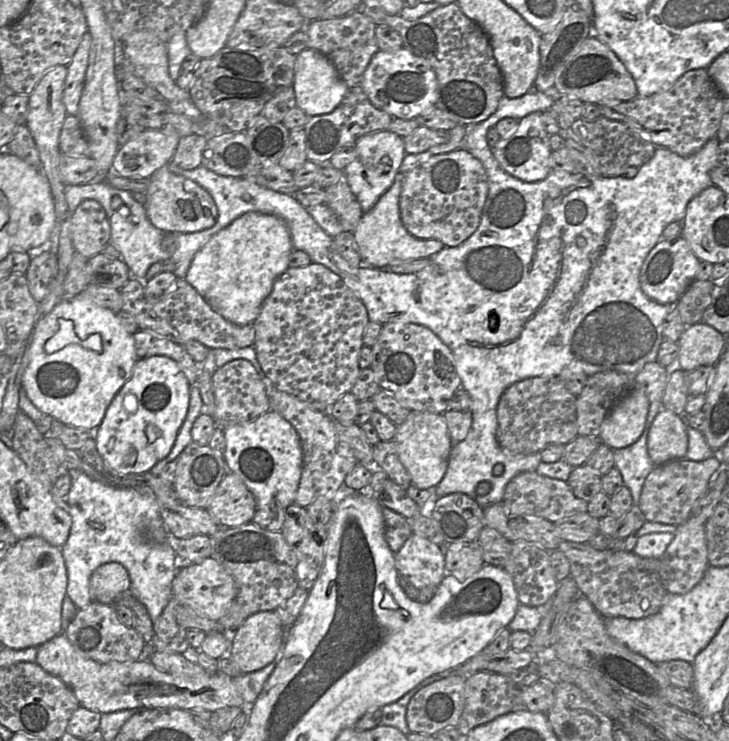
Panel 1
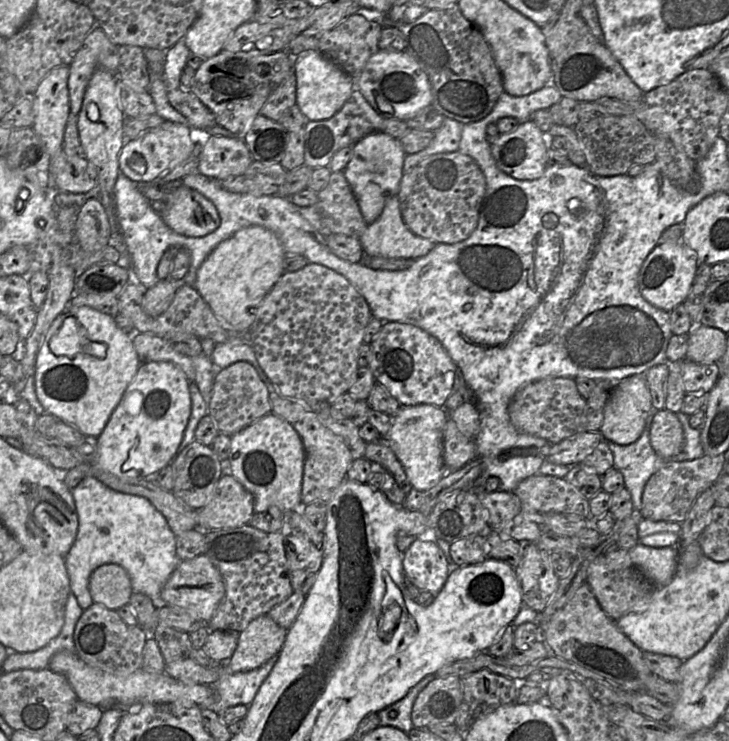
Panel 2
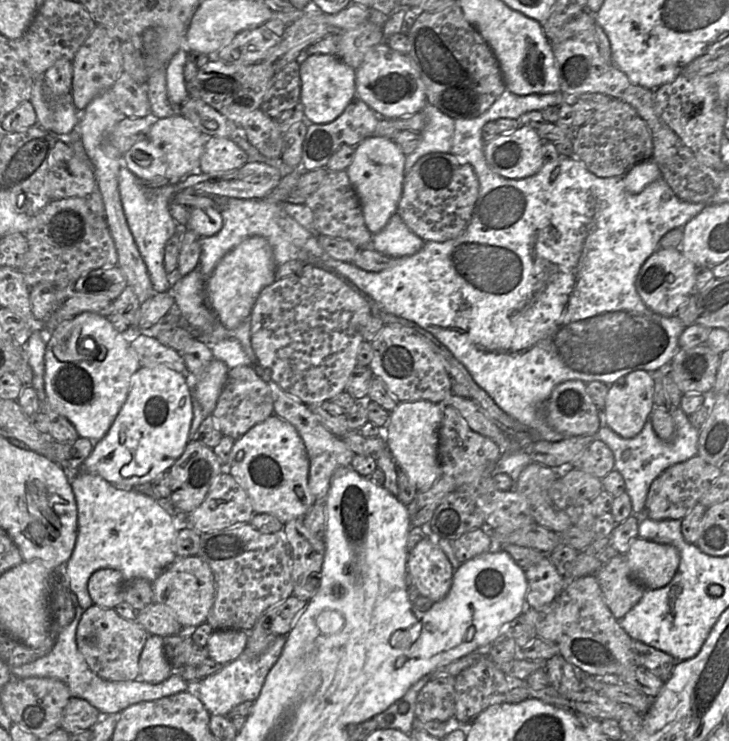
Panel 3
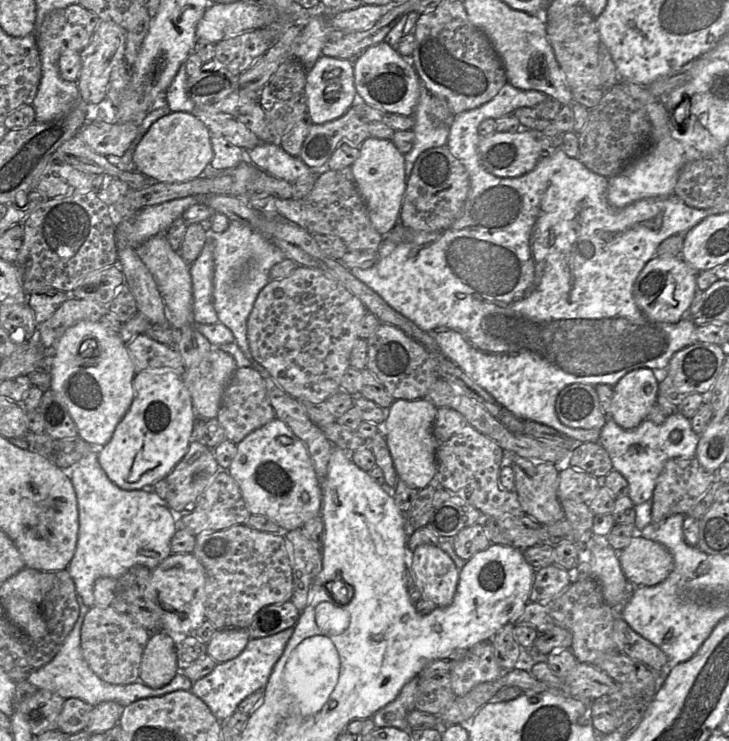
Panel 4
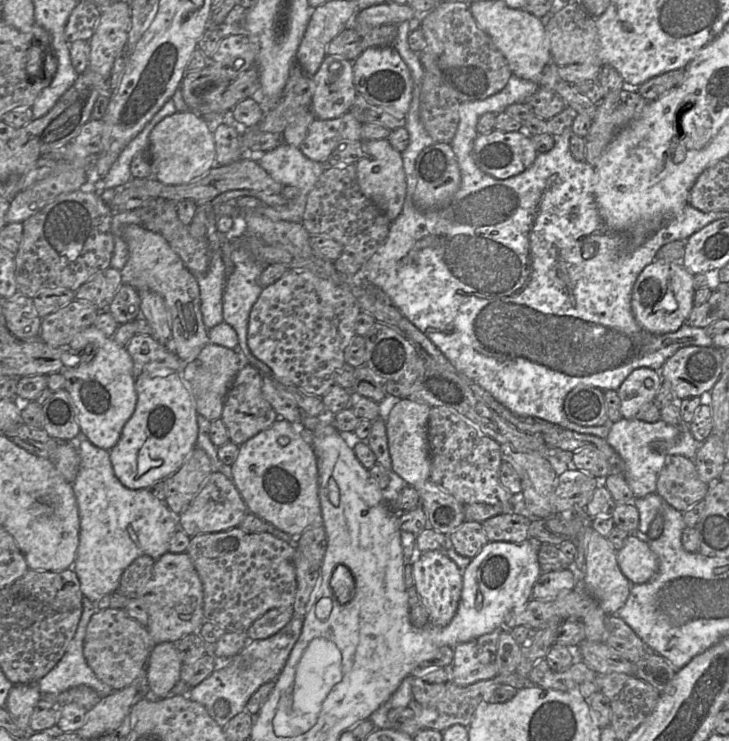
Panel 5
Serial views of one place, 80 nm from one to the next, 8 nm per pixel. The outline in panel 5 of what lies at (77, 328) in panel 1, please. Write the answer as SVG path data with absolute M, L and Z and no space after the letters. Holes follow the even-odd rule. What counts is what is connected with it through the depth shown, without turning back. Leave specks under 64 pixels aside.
M95 326L77 333L68 348L81 353L89 344L95 345L95 356L76 367L65 367L61 374L65 378L65 390L76 407L81 433L93 445L110 451L119 441L122 429L137 405L134 365L127 348L118 345L113 337L107 337Z

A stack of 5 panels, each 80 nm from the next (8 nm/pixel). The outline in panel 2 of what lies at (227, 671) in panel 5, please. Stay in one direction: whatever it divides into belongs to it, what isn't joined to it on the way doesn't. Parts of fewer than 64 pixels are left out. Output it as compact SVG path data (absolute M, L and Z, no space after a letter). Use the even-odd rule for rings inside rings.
M279 654L270 658L262 666L245 672L223 675L212 686L215 703L212 710L220 712L236 705L250 706L260 686L278 661Z

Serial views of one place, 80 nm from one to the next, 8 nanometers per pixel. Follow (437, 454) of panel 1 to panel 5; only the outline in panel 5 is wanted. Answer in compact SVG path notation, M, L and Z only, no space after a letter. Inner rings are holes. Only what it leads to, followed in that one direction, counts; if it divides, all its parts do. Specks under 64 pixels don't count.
M403 398L397 402L386 421L392 471L400 476L408 486L423 485L430 480L431 459L428 439L428 425L431 407L427 404Z

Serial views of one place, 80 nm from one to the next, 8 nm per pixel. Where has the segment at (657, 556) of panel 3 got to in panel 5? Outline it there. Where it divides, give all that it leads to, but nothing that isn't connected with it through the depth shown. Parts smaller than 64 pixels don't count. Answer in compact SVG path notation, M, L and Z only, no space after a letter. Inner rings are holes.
M631 535L617 551L618 565L631 584L651 580L658 571L658 560L647 542Z

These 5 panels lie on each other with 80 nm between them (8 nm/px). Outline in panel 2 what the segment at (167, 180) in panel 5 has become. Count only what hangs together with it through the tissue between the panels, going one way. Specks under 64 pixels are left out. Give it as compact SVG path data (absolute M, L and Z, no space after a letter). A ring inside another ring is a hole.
M165 120L162 124L133 140L126 140L119 154L119 170L135 182L154 182L163 173L169 172L186 161L196 146L196 129L177 122Z

